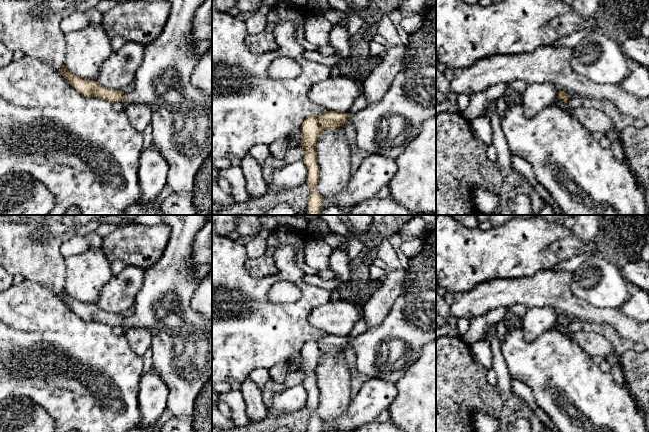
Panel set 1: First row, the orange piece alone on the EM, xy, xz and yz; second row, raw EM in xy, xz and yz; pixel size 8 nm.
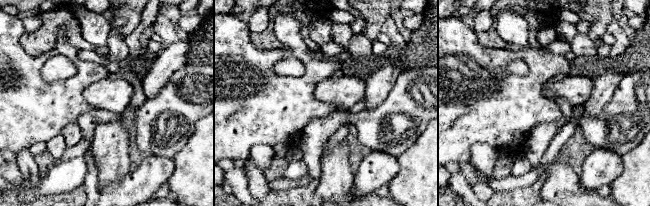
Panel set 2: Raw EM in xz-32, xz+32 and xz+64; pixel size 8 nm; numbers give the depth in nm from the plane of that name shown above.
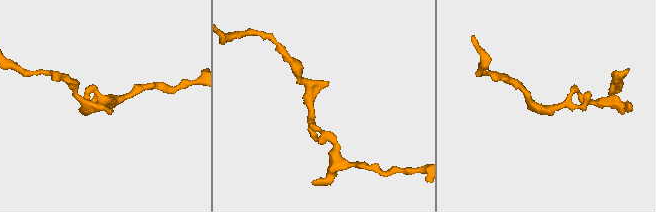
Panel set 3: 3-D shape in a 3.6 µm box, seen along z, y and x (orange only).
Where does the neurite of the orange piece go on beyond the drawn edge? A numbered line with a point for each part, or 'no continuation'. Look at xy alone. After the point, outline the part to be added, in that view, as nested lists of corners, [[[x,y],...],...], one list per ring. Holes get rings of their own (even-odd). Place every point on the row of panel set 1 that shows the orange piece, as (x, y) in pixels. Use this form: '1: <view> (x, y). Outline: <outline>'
1: xy (181, 123). Outline: [[[164,0],[170,4],[170,15],[166,22],[166,25],[159,35],[159,37],[151,44],[146,45],[144,49],[144,57],[141,65],[136,71],[136,76],[134,79],[135,87],[134,89],[125,95],[125,102],[129,104],[145,104],[148,105],[152,110],[152,135],[153,135],[153,143],[152,145],[158,150],[160,155],[166,160],[168,164],[168,175],[166,185],[172,190],[172,192],[186,192],[193,193],[194,191],[194,181],[195,176],[210,153],[212,153],[212,100],[208,98],[203,92],[198,90],[191,83],[191,75],[194,71],[196,65],[198,65],[201,56],[196,52],[196,43],[188,42],[188,33],[191,29],[191,21],[193,14],[198,9],[198,7],[205,0]]]

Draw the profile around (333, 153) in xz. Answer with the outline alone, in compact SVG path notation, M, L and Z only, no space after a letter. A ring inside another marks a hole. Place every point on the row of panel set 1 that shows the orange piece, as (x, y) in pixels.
M344 127L323 130L316 152L320 167L317 192L327 198L341 192L352 175L350 149Z

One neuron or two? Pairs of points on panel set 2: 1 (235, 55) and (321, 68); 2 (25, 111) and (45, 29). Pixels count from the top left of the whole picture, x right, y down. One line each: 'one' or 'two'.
1: one
2: two

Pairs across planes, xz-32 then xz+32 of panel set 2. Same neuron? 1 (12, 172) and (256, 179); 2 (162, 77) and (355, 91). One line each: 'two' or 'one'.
1: two
2: two

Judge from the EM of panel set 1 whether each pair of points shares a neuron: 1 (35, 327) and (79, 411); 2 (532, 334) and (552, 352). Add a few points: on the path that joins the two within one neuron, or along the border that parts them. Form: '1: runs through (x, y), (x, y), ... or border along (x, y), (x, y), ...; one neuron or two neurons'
1: runs through (75, 355), (113, 376), (129, 405), (119, 415); one neuron
2: border along (520, 329), (527, 341), (535, 340), (546, 331); two neurons

